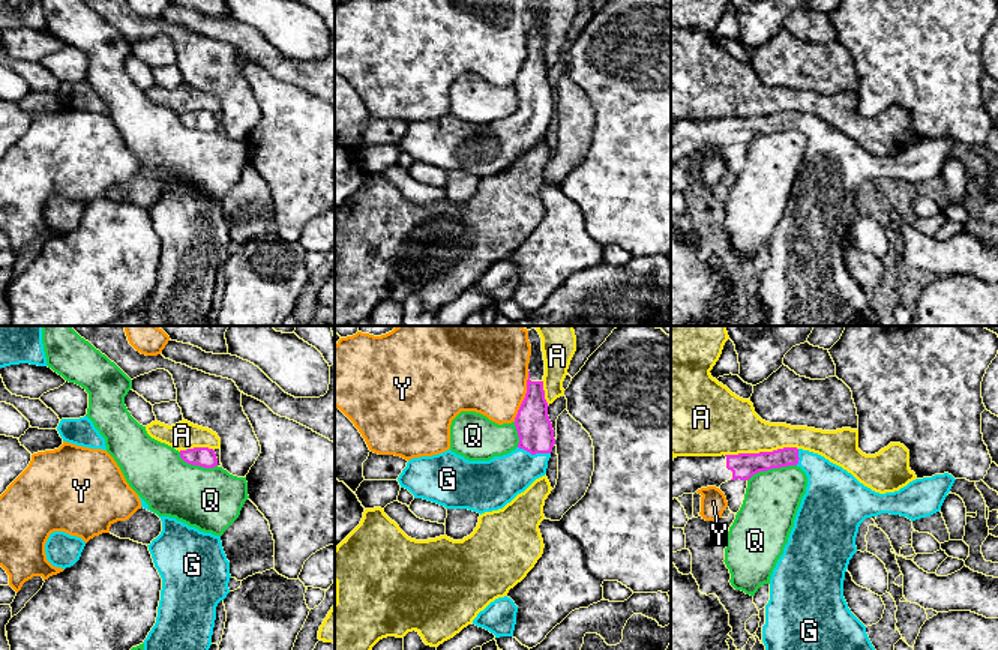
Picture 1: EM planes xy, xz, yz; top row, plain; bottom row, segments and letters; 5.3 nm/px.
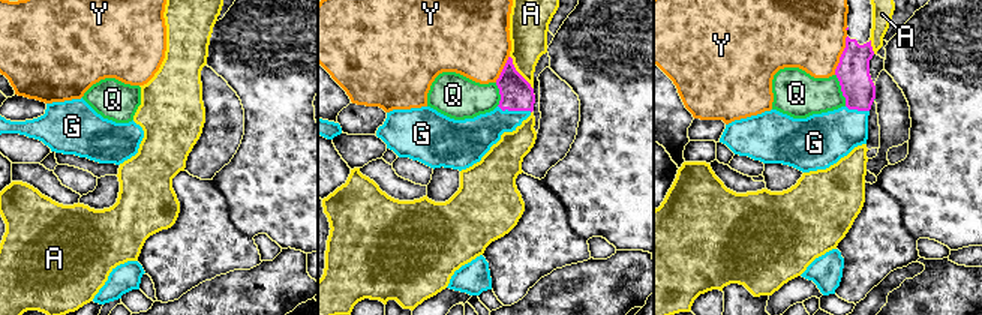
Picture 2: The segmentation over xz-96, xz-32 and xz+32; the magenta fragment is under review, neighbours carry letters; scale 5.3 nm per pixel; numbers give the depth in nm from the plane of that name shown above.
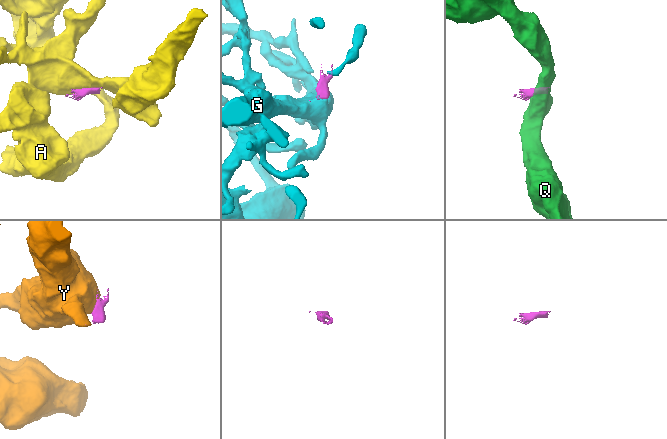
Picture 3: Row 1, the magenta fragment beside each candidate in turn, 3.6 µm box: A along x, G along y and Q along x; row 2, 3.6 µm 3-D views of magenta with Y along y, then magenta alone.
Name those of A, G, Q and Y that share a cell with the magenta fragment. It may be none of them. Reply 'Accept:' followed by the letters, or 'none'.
Accept: G

